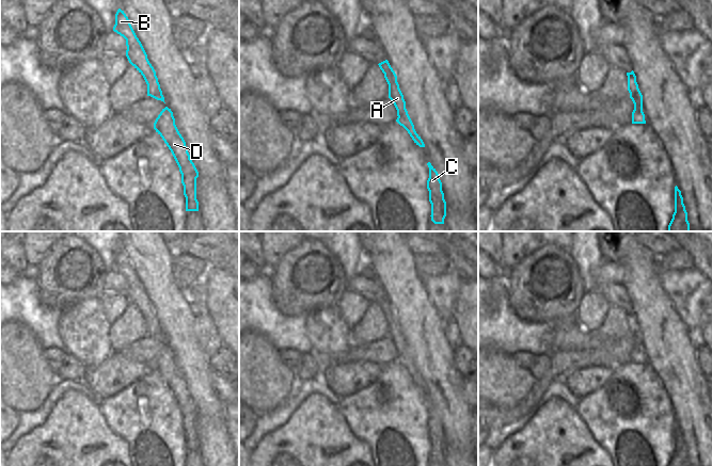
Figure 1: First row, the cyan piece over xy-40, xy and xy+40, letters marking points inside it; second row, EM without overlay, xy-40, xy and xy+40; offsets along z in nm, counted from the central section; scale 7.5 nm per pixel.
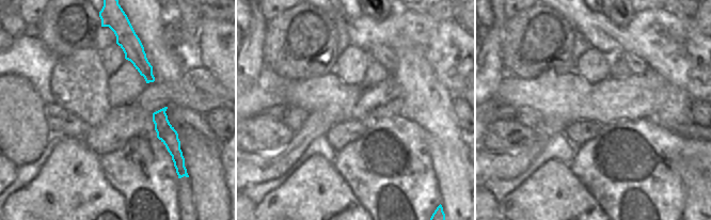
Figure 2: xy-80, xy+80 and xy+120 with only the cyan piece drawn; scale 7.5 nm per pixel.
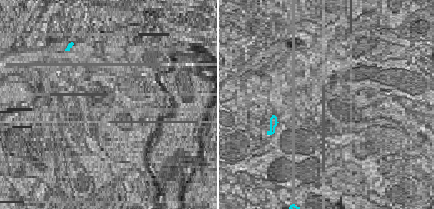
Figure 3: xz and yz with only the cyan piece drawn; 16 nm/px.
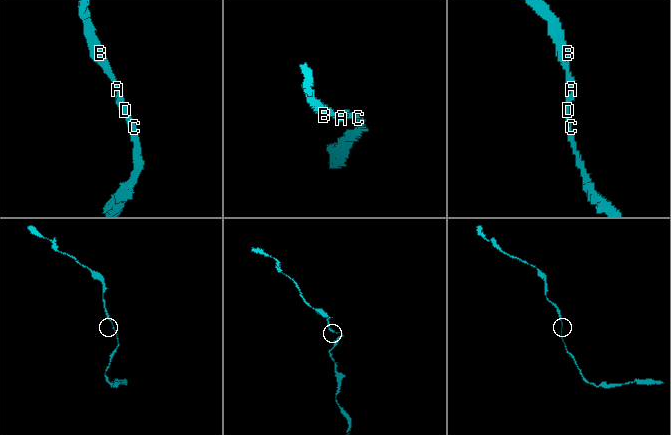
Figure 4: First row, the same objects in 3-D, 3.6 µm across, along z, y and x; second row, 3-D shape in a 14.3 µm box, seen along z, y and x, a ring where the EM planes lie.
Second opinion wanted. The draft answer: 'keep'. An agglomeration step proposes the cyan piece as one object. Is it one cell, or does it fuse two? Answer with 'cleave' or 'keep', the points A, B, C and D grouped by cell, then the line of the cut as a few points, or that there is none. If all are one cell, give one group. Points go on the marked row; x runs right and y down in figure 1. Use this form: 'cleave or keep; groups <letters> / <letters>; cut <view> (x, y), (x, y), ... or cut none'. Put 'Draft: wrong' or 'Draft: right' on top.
Draft: right
keep; groups A B C D; cut none

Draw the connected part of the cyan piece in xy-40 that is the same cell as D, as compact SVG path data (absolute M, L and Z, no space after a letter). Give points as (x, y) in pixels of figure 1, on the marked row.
M168 107L162 109L154 123L154 129L164 141L179 167L186 197L186 211L199 211L199 202L196 199L199 172L190 159L186 142L175 125L171 109Z

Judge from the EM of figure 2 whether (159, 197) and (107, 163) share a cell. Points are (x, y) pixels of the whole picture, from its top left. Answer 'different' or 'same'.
same

